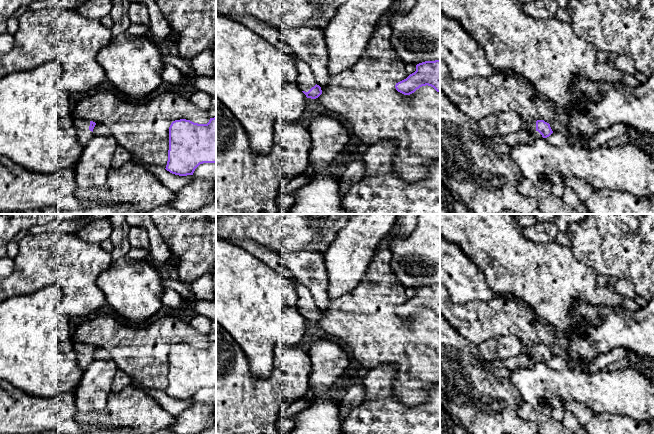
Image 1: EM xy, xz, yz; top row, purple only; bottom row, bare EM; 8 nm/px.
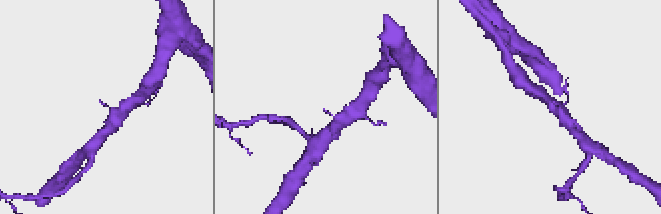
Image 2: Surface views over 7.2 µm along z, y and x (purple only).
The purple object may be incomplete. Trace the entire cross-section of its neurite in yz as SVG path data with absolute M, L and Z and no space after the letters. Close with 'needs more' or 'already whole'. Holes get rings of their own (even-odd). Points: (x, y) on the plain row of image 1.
M530 342L524 343L529 351L529 355L538 355L543 362L549 361L553 355L550 351L550 348L545 346L544 344L533 344Z; needs more

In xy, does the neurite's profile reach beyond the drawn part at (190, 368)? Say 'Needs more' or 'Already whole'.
Already whole

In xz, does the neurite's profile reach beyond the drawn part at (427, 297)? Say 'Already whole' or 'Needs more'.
Already whole

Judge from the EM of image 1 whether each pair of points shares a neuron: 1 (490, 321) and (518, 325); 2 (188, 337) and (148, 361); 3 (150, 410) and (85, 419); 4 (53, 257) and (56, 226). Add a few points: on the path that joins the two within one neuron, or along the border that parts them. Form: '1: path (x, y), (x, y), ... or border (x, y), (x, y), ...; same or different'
1: path (497, 321), (511, 321); same
2: path (178, 337), (172, 337), (158, 351); same
3: path (134, 410), (122, 410), (112, 417), (101, 418); same
4: border (74, 231), (32, 234); different

